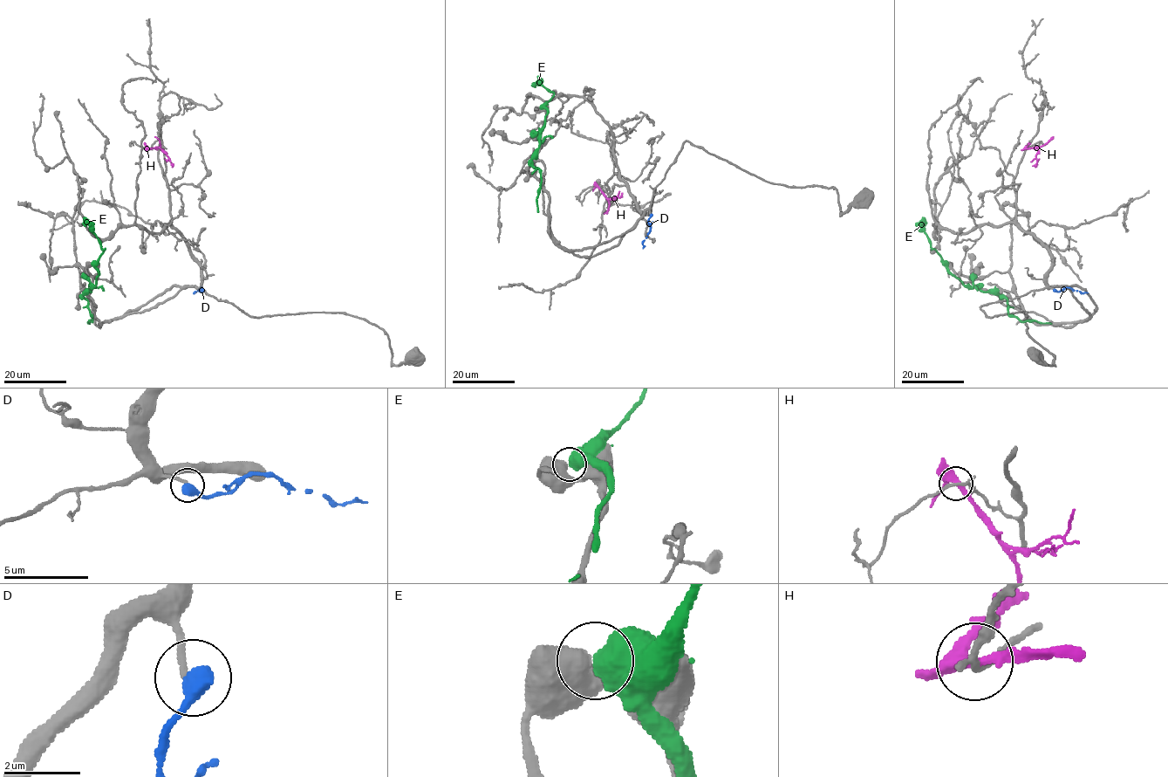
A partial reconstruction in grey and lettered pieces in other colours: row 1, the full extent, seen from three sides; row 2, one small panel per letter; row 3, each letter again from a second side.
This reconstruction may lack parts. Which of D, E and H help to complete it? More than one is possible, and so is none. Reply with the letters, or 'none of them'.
D

